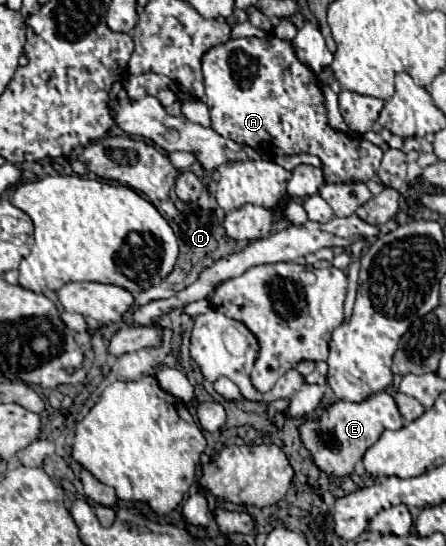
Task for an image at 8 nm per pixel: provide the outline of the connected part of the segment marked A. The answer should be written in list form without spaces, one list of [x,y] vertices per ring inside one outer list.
[[[243,37],[243,39],[231,39],[223,45],[217,45],[209,49],[203,55],[203,69],[205,69],[205,93],[207,93],[207,105],[211,113],[211,127],[227,139],[233,139],[235,143],[249,145],[253,149],[265,147],[273,155],[293,155],[293,153],[311,153],[317,155],[323,161],[323,175],[329,183],[341,183],[349,179],[369,181],[375,177],[377,167],[381,163],[381,149],[365,139],[351,137],[347,133],[333,131],[327,125],[327,111],[323,105],[323,93],[321,93],[321,81],[309,67],[305,67],[293,51],[293,45],[289,41],[283,41],[279,37],[269,37],[267,41],[261,41],[257,37]]]

